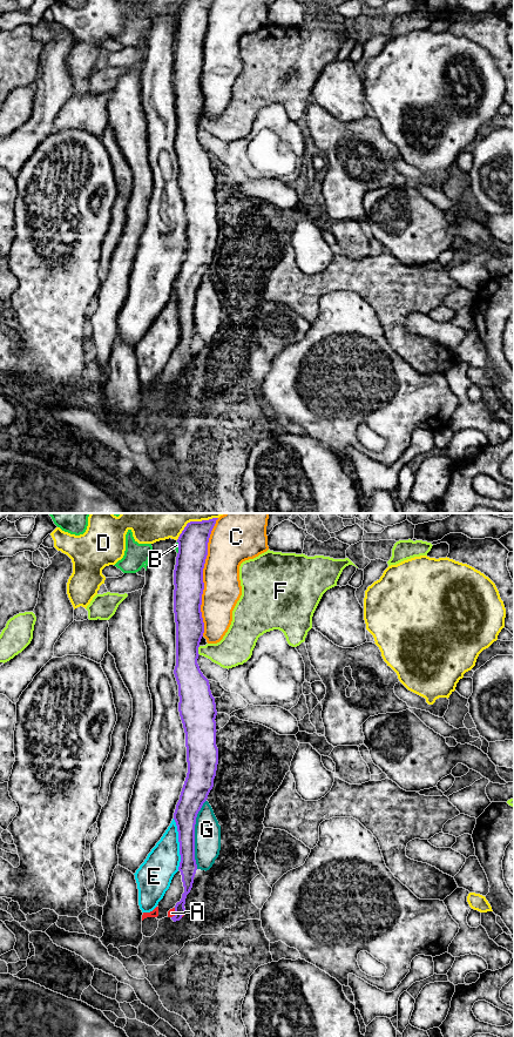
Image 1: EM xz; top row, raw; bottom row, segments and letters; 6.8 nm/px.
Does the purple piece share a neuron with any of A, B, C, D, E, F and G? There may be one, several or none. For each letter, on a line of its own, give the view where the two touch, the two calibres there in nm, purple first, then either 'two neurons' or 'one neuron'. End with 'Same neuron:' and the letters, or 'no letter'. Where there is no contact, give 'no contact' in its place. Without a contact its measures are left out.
A: xz | 80/50 nm | two neurons
B: xz | 200/30 nm | two neurons
C: xz | 200/280 nm | two neurons
D: xz | 200/360 nm | two neurons
E: xz | 160/220 nm | two neurons
F: xz | 220/220 nm | two neurons
G: xz | 170/180 nm | two neurons
Same neuron: no letter

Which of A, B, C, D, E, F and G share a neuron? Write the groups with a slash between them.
A / B / C / D / E / F / G

